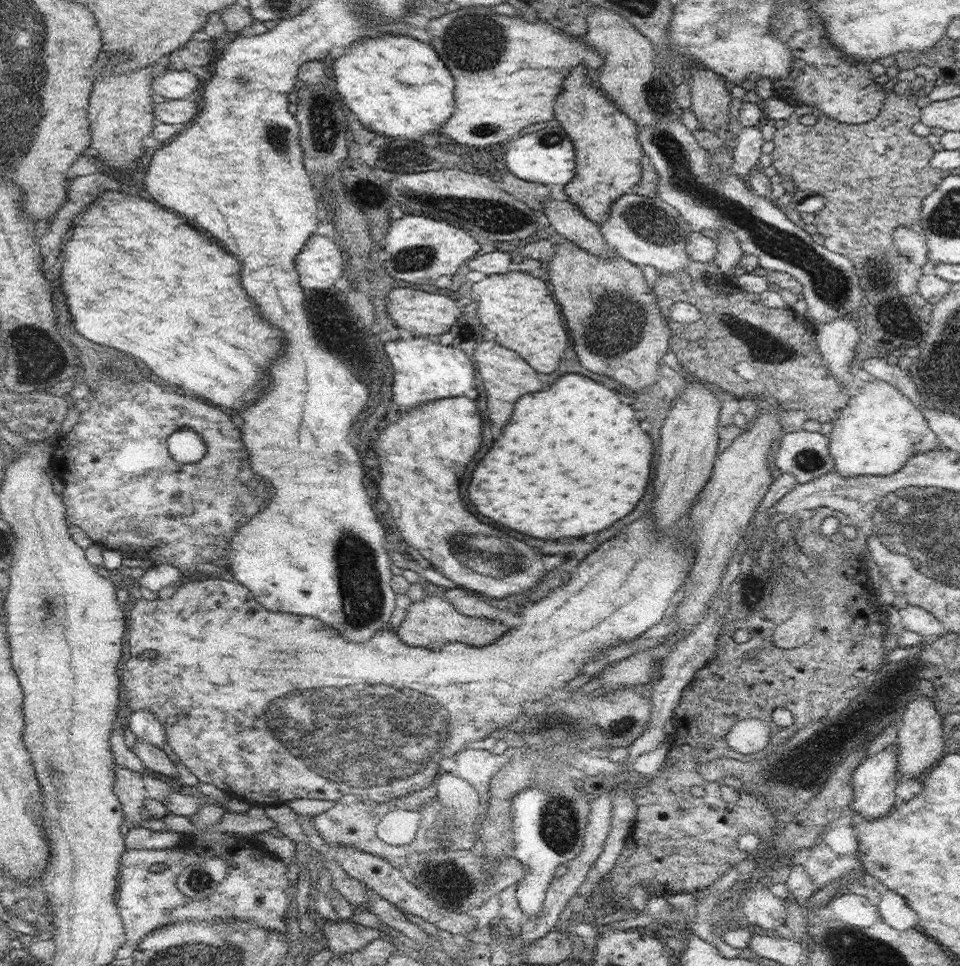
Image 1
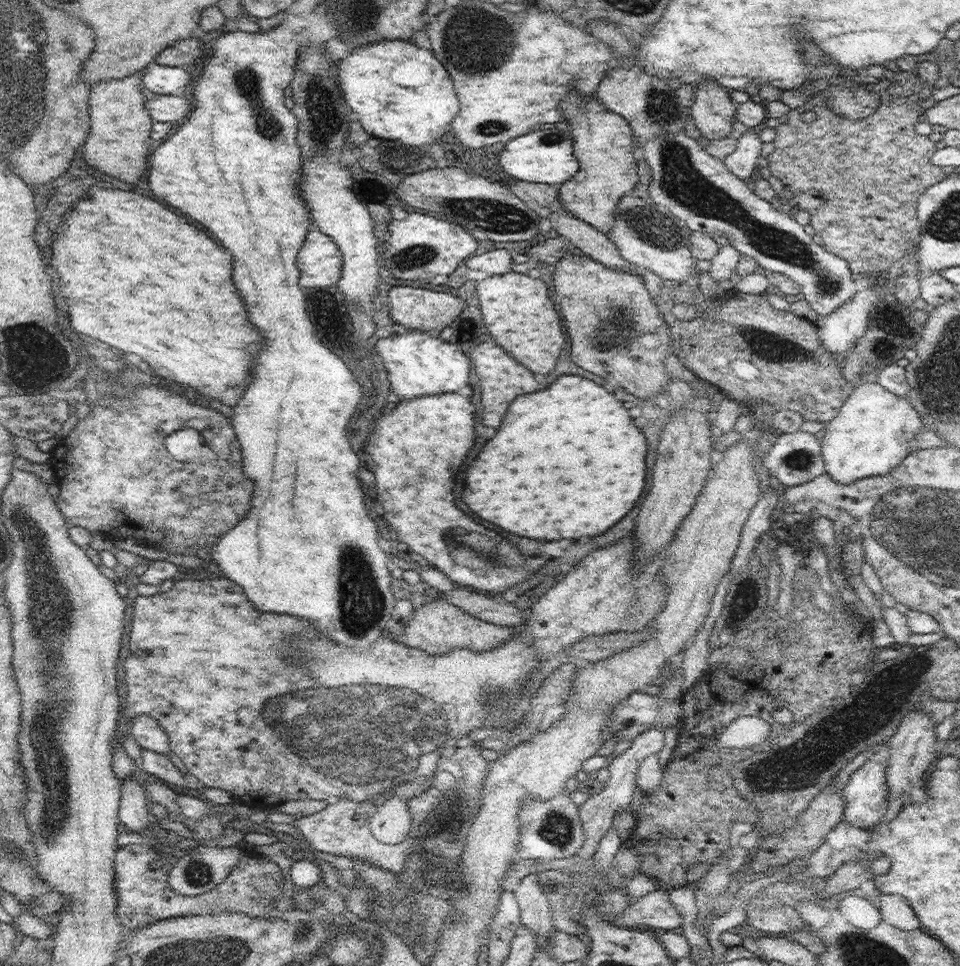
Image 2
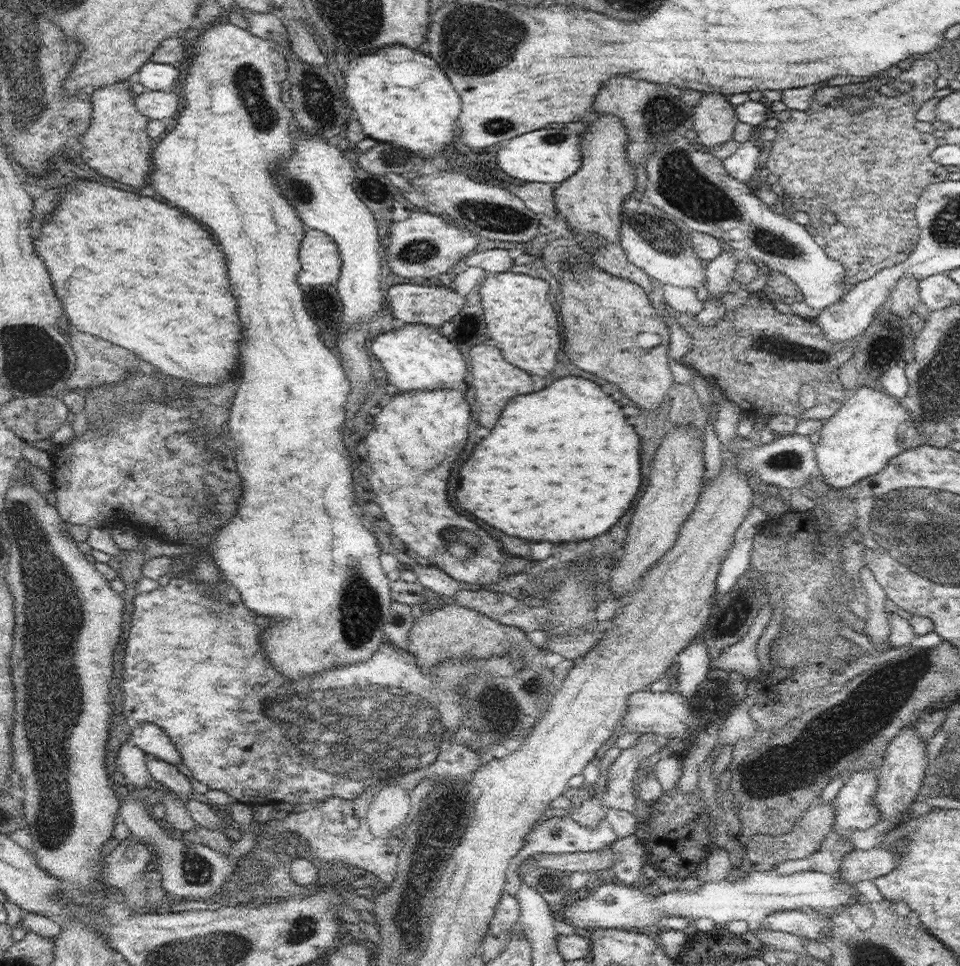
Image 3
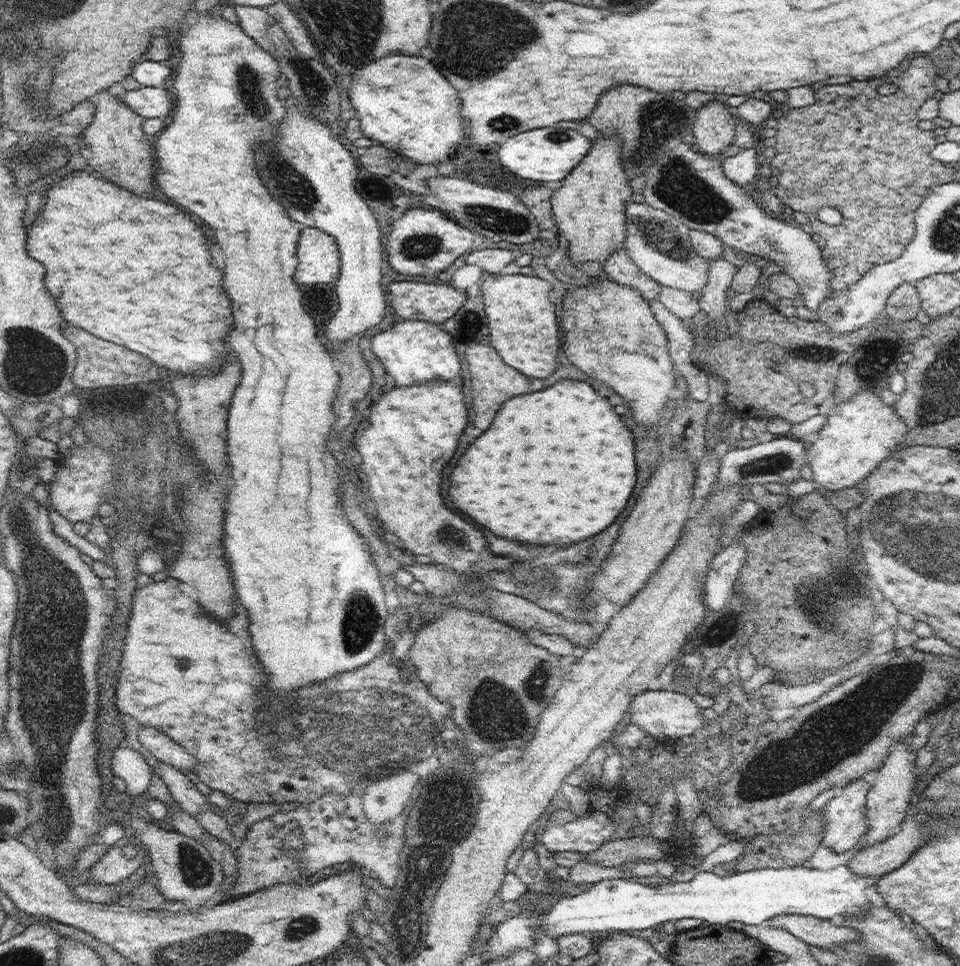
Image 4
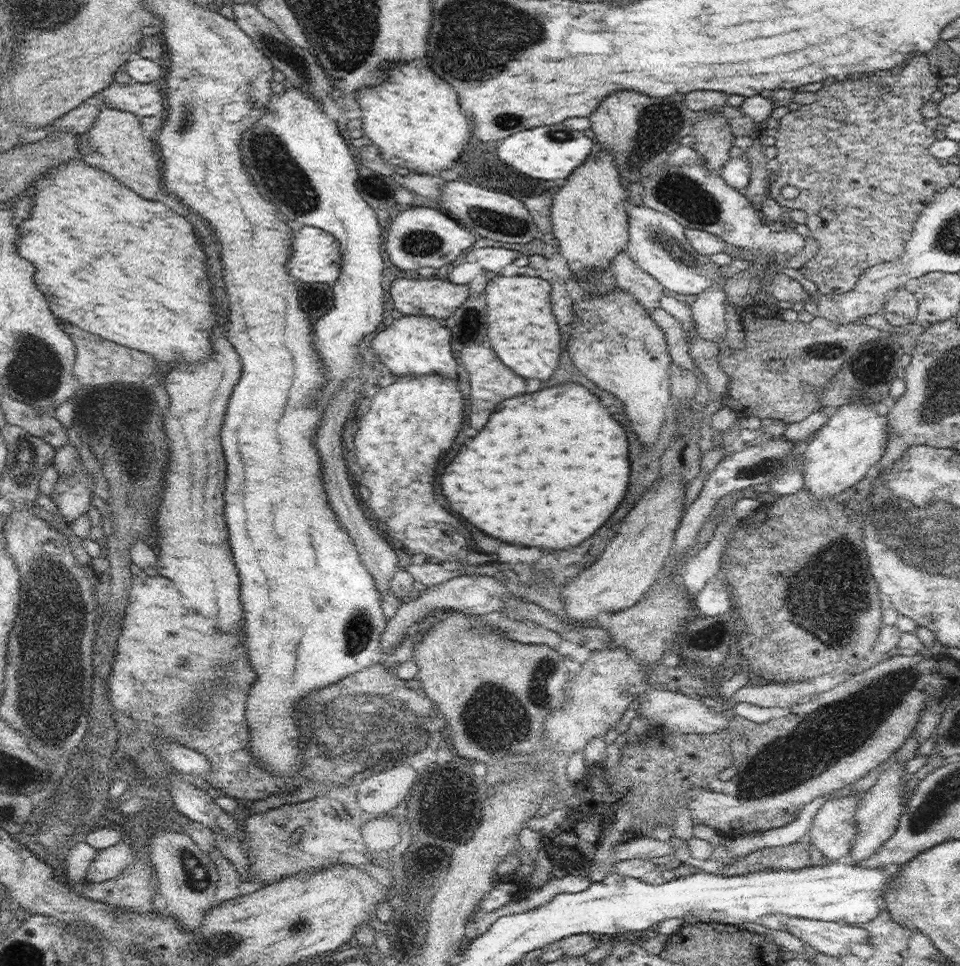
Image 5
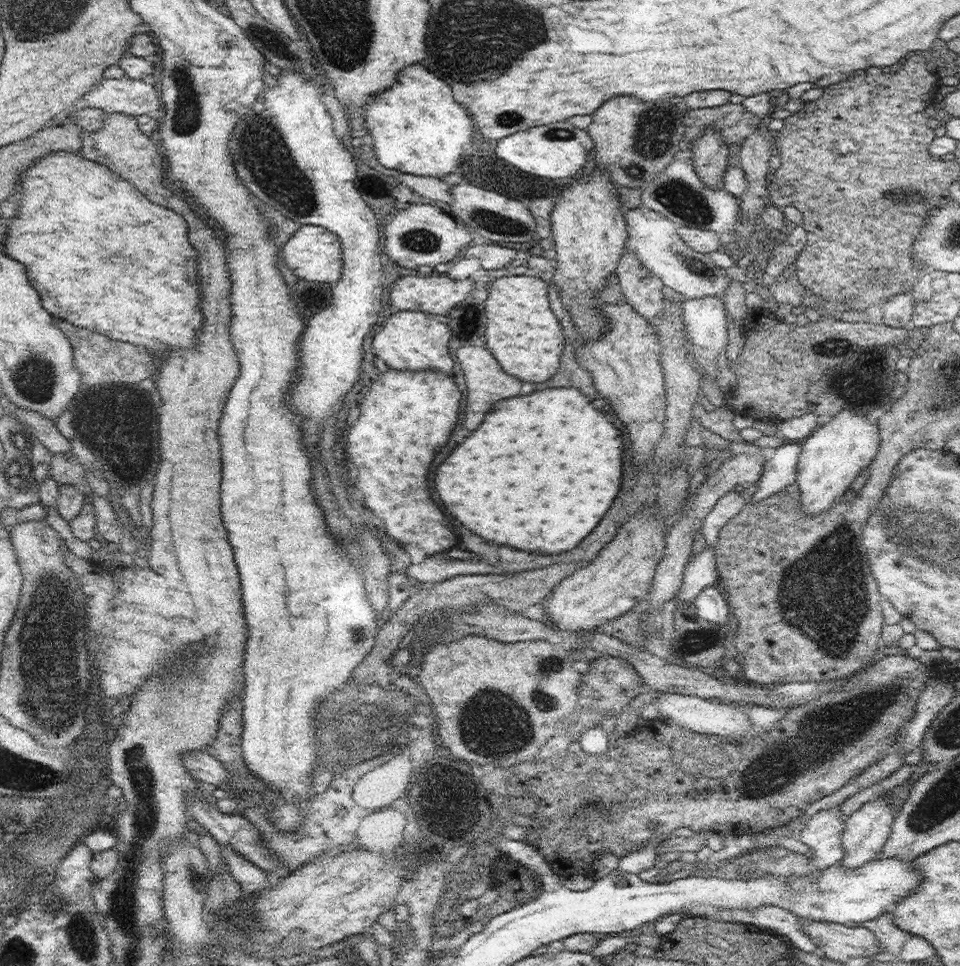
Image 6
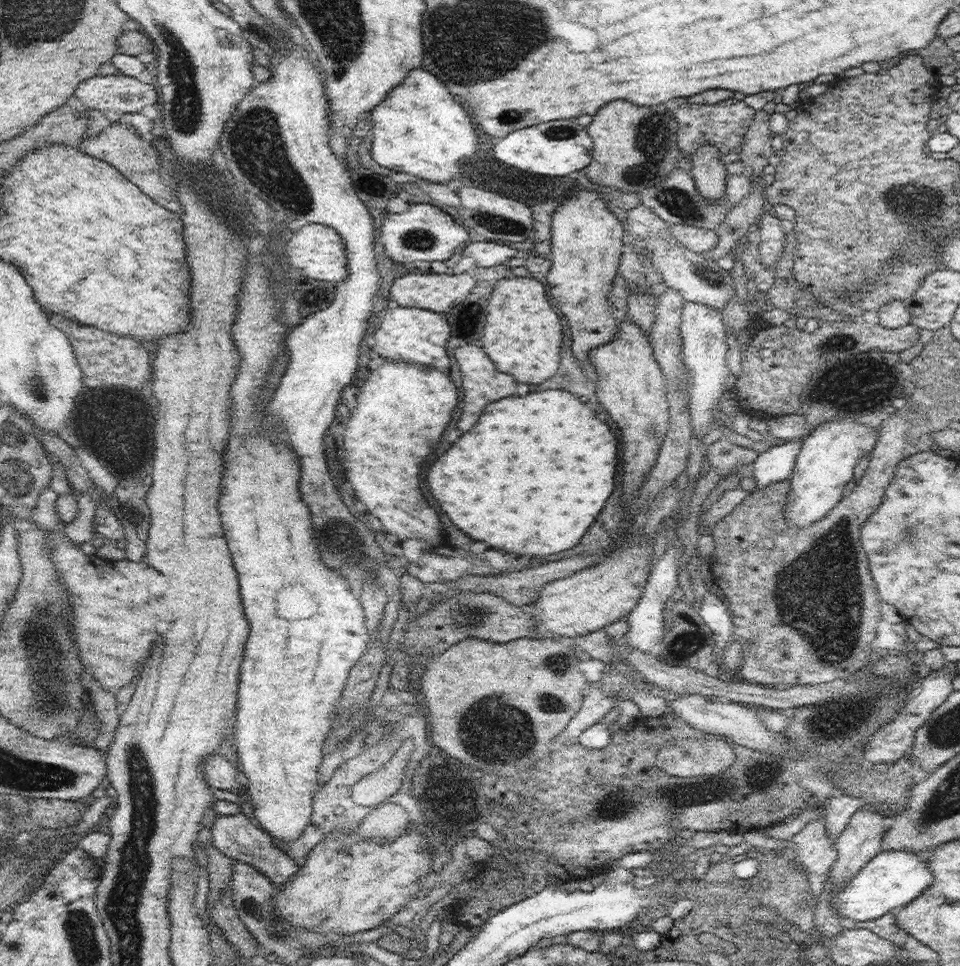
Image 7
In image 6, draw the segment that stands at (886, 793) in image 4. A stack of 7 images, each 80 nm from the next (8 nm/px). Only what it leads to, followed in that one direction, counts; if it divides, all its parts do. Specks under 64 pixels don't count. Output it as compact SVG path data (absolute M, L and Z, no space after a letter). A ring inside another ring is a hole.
M885 794L885 796L875 798L876 800L872 800L872 802L866 802L860 810L856 810L847 818L843 835L841 836L843 849L845 850L845 855L840 861L843 867L858 868L881 856L883 846L891 835L891 826L896 816L892 806L887 802L889 798L890 796Z

